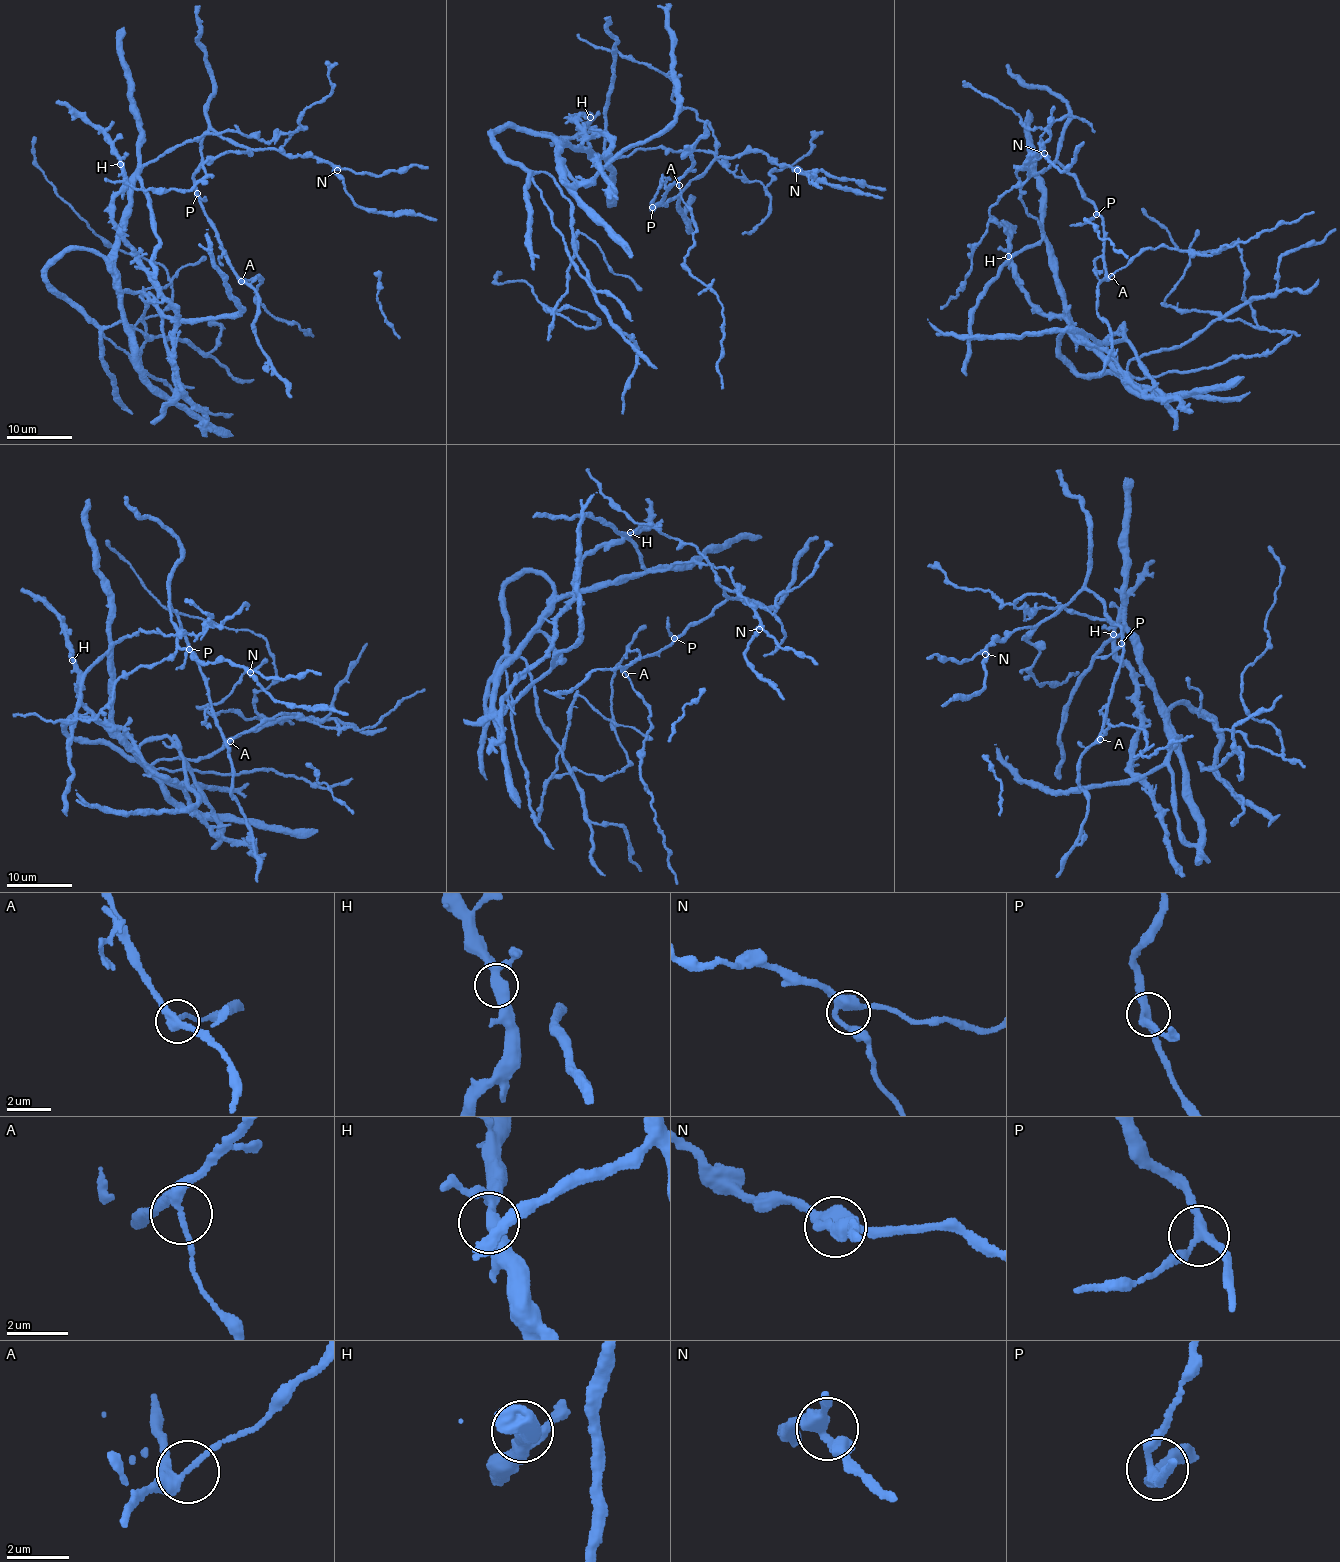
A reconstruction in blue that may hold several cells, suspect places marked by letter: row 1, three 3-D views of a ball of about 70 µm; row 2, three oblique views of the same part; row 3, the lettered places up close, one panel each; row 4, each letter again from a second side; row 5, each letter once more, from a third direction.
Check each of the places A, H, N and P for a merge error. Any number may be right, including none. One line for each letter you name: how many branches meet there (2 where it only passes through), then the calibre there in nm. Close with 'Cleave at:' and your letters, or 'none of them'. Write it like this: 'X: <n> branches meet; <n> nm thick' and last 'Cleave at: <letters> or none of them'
Cleave at: none of them

